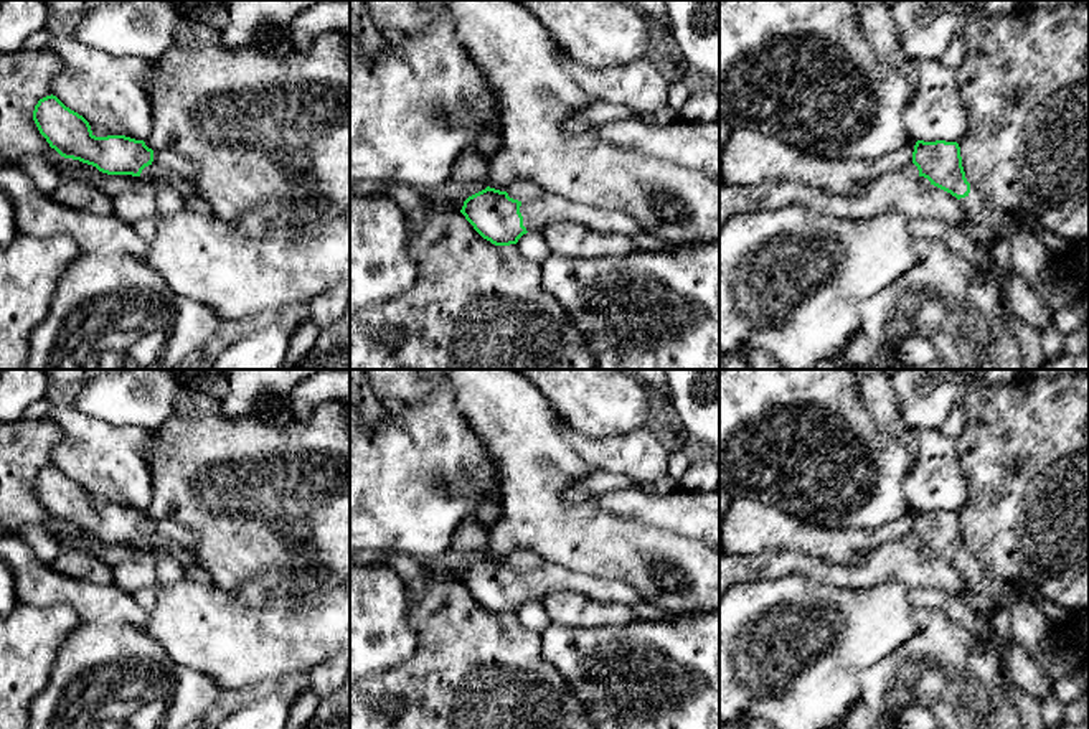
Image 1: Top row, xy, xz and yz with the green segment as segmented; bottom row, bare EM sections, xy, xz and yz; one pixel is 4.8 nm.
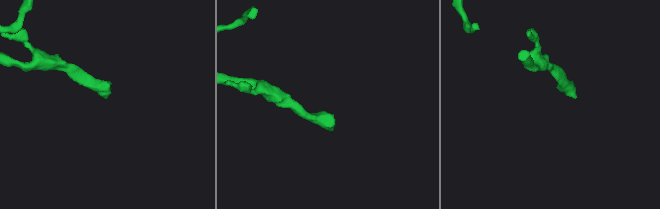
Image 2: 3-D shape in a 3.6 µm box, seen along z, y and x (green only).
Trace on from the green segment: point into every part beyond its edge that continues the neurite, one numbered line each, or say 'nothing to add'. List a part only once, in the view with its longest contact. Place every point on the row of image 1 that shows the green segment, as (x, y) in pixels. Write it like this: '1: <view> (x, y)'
1: xz (538, 213)

